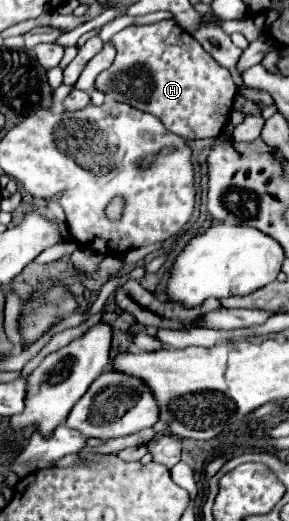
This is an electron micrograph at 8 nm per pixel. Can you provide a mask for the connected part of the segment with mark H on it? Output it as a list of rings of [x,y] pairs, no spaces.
[[[174,20],[124,28],[112,38],[112,44],[118,50],[116,60],[96,78],[104,94],[158,116],[170,132],[186,140],[214,138],[224,130],[238,89],[229,70],[212,60]]]

